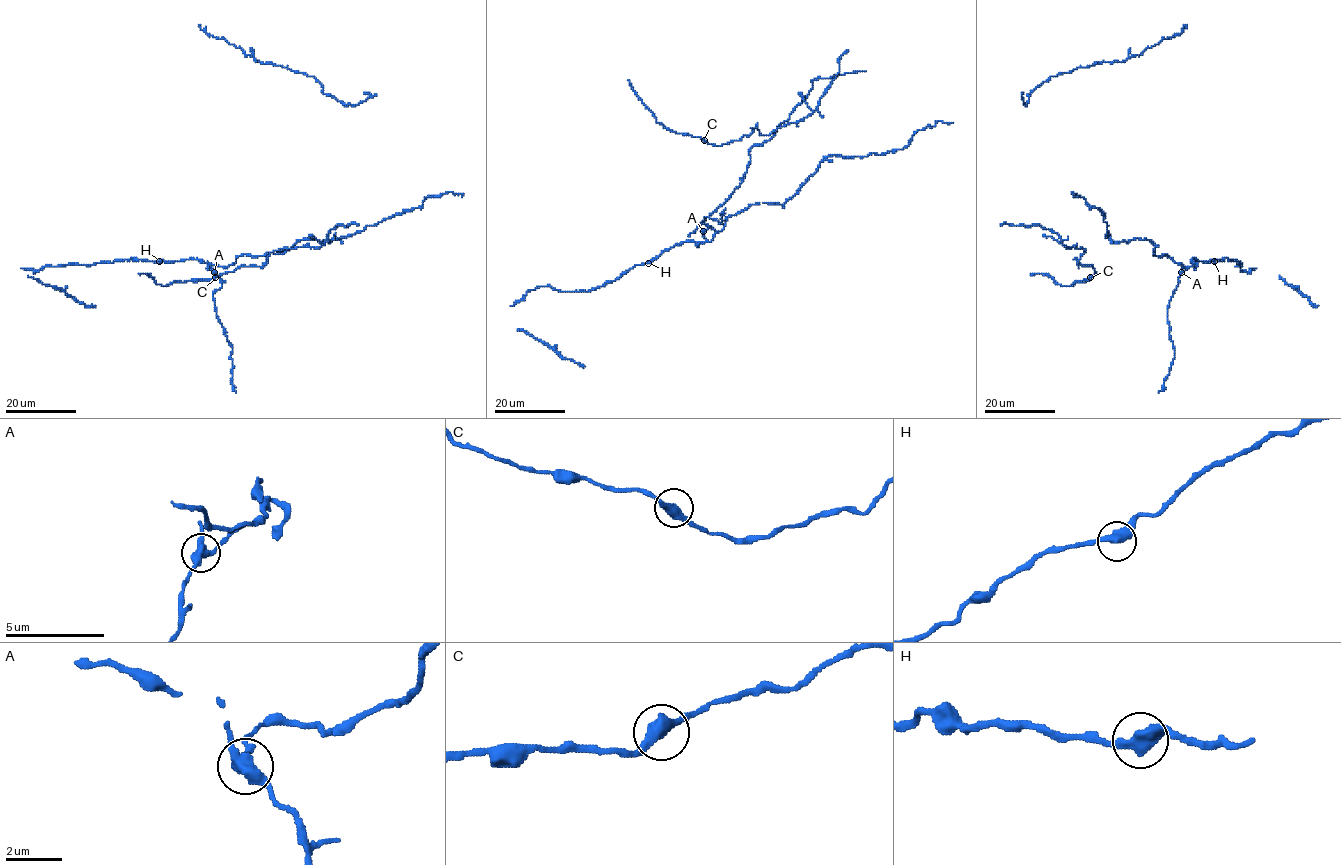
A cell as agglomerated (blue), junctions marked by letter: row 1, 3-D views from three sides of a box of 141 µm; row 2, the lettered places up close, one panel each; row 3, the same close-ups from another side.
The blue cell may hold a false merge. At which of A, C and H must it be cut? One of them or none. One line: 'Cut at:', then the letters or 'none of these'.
Cut at: A

